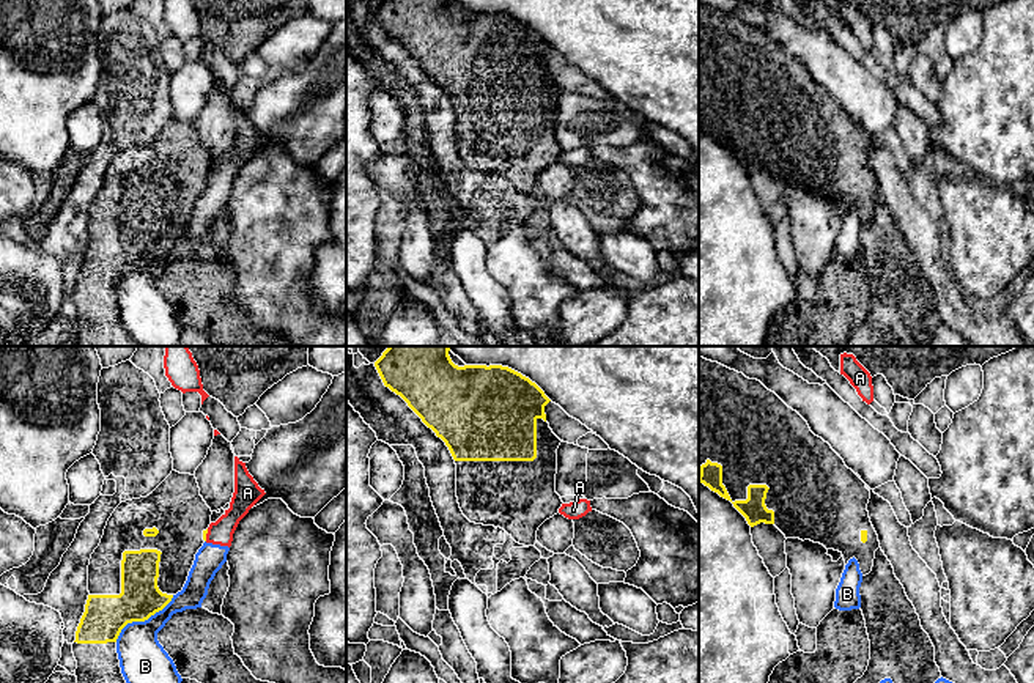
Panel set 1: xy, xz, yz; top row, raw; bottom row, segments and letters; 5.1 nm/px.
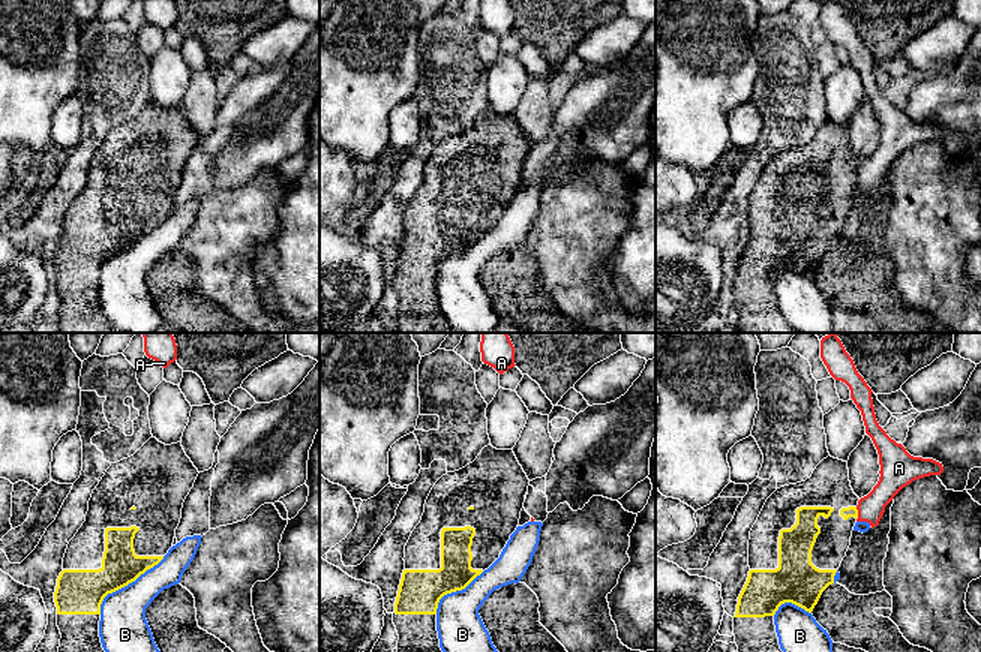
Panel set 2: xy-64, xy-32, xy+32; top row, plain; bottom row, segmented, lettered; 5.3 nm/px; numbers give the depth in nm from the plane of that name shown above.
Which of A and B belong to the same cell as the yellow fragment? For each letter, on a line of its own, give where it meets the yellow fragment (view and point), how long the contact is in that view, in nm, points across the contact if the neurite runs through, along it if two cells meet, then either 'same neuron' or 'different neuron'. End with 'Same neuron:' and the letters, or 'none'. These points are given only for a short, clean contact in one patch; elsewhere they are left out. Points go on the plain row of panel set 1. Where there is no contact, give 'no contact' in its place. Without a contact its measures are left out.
A: xy (205, 183) | 70 nm | along xy (208, 177), (205, 188) | different neuron
B: xy (142, 268) | 380 nm | different neuron
Same neuron: none

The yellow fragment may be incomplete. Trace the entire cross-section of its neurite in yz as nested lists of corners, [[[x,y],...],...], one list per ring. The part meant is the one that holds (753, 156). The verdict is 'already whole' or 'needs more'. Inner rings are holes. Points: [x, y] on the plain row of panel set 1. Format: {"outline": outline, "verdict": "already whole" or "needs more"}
{"outline": [[[699,5],[699,129],[730,148],[751,175],[774,172],[785,186],[811,187],[839,198],[845,212],[855,205],[862,223],[872,219],[880,189],[867,159],[870,138],[866,131],[828,90],[811,79],[796,58],[760,28],[703,5]]], "verdict": "needs more"}

